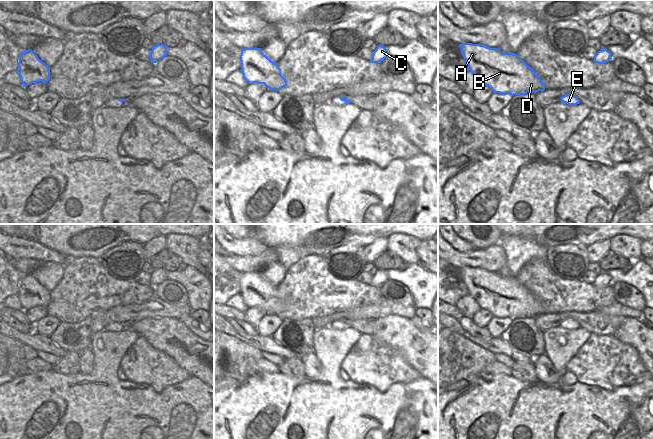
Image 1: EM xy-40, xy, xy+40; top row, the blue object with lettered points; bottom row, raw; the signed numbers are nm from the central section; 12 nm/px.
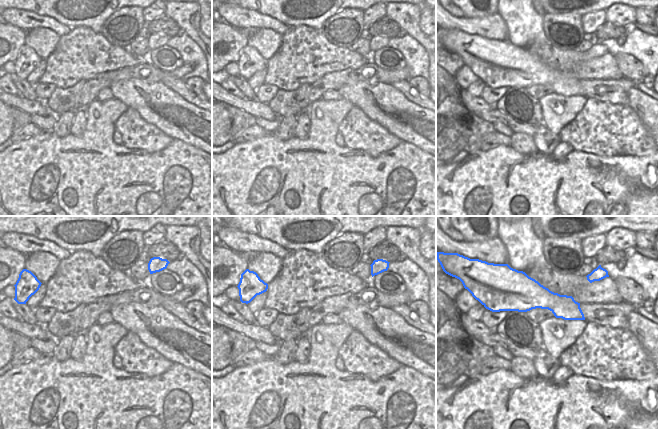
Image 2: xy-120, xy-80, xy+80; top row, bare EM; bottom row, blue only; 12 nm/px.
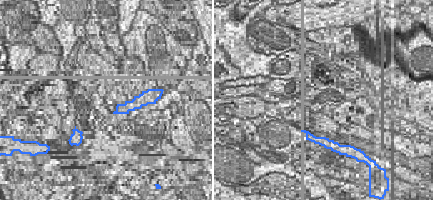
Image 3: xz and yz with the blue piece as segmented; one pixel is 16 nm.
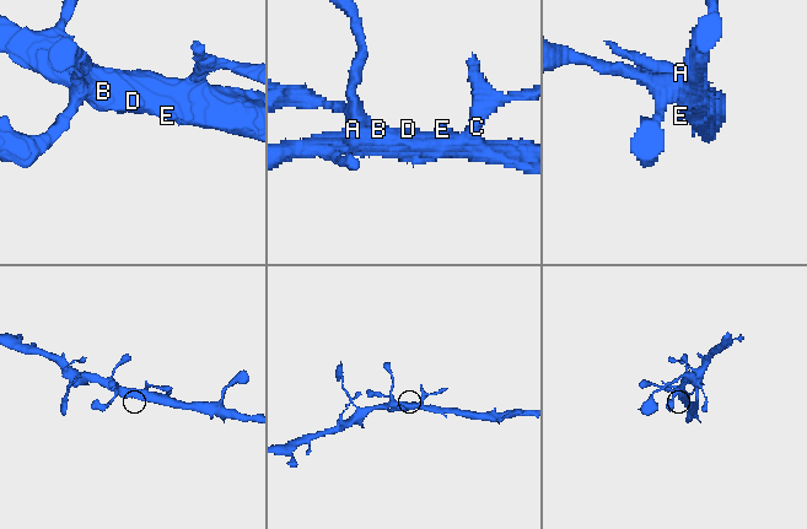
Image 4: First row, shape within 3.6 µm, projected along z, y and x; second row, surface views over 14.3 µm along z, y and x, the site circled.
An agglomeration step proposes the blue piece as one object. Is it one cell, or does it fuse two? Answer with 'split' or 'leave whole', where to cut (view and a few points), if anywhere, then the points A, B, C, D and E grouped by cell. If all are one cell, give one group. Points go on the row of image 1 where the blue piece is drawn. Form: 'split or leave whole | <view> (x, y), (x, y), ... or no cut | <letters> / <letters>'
split | xy+40 (594, 59), (607, 57), (610, 60) | A B D E / C

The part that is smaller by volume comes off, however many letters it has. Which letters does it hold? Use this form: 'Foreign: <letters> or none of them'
Foreign: C

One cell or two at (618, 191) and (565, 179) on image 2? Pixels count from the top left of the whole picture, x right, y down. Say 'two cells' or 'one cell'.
one cell

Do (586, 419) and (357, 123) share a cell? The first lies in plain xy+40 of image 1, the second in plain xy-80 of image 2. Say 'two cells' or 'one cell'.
two cells

